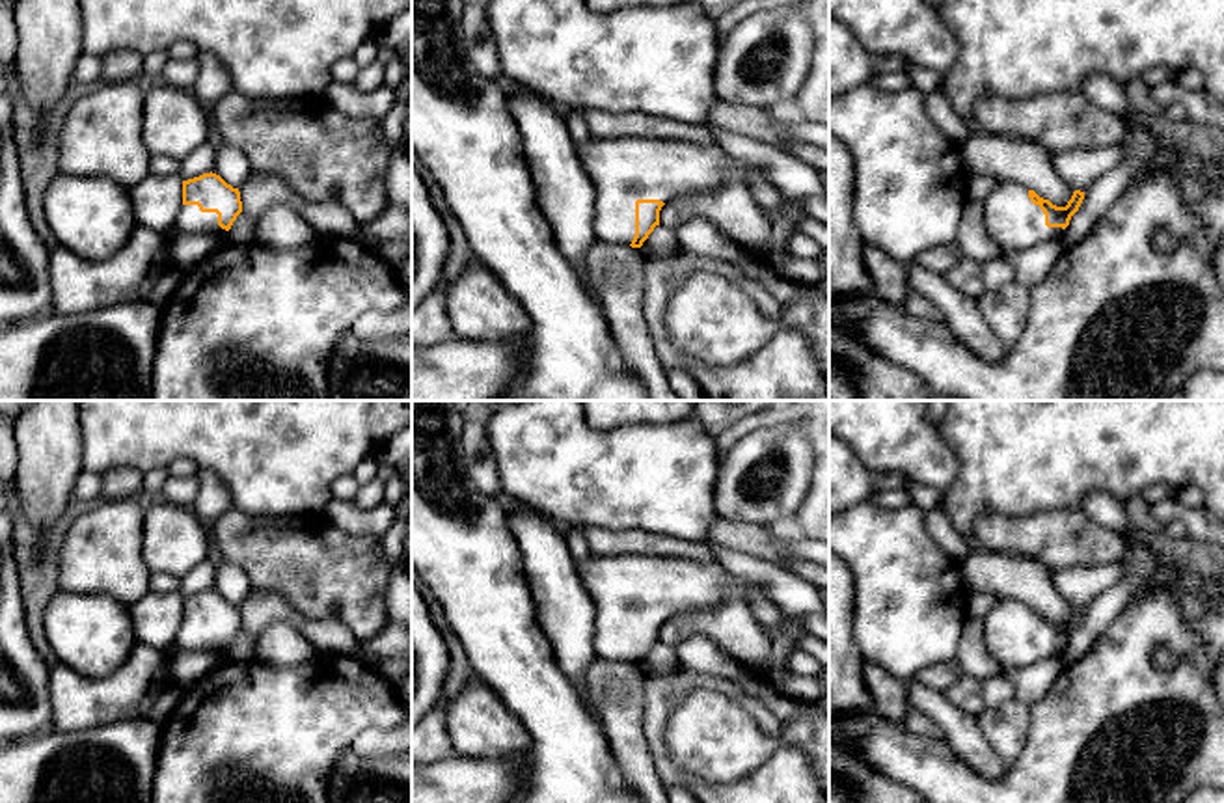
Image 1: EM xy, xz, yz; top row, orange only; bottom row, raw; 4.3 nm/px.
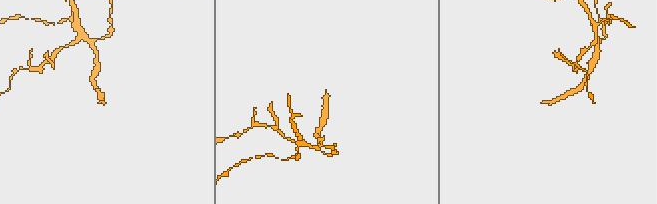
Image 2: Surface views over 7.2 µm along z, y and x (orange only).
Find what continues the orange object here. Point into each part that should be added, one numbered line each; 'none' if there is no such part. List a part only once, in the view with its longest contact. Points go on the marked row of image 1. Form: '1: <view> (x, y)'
1: xz (623, 168)

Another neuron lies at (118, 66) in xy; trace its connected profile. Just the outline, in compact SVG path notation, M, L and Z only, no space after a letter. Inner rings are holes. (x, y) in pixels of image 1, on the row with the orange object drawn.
M112 50L102 54L102 82L132 80L143 65L143 56L134 50Z

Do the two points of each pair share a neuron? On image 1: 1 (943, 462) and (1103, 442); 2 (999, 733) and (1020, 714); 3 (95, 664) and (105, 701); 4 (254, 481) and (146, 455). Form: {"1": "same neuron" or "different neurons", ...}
{"1": "different neurons", "2": "same neuron", "3": "different neurons", "4": "same neuron"}

